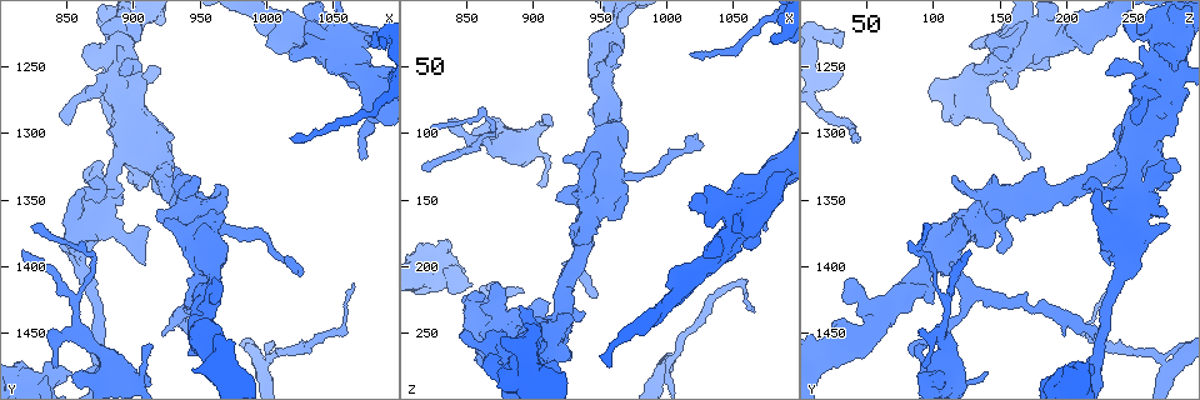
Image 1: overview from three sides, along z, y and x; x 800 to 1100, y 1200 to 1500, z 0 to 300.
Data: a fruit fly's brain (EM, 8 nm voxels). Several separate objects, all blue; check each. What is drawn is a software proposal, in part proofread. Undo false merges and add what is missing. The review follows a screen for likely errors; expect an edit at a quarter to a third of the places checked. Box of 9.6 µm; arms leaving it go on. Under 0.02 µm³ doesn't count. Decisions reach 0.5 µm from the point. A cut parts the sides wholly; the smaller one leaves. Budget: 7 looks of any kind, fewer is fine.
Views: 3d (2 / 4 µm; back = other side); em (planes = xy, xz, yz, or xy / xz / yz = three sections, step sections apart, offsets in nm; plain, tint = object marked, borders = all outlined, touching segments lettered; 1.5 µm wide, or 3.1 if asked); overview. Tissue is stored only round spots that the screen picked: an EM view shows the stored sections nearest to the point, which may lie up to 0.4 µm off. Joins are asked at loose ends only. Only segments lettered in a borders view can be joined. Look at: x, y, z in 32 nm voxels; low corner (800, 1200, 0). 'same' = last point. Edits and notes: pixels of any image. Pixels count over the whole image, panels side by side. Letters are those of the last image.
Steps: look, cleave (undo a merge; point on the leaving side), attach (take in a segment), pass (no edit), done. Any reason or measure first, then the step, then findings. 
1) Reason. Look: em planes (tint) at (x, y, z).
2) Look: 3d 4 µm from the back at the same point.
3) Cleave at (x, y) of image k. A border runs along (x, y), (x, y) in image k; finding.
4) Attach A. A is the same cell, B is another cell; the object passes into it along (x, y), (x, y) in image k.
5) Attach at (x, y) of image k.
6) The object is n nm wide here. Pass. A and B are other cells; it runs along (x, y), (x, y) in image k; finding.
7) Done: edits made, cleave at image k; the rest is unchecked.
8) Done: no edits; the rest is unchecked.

An open end. Look: em planes (borders) at (916, 1358, 148).

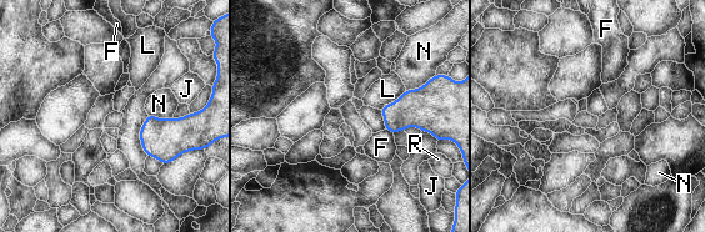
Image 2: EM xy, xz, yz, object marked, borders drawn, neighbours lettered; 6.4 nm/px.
Pass. F, J, L, N and R are other cells; a border runs along (405, 89), (380, 110) in image 2; none of them fits.

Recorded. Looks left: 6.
Sharp bend. Look: em planes (borders) at (866, 1386, 88).

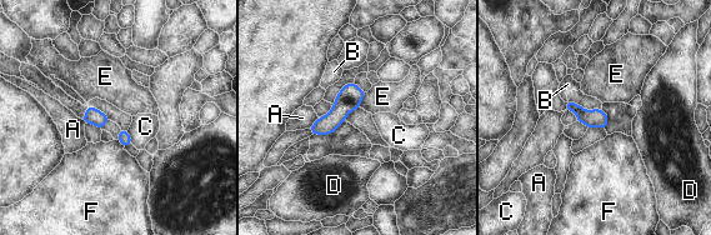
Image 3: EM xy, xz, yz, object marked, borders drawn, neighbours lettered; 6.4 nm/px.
Pass. A, B, C, D, E and F are other cells; a border runs along (365, 93), (359, 106) in image 3; one neuron here.

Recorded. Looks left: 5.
An open end. Look: em planes (borders) at (870, 1338, 214).

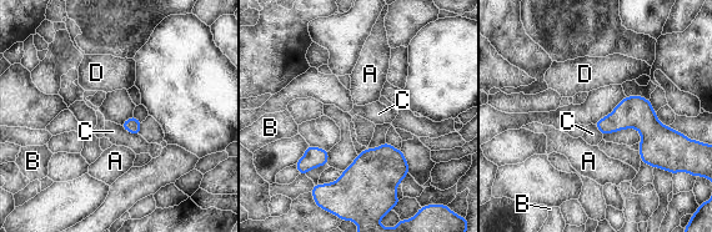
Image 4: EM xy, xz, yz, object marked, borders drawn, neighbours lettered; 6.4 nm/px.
The longest contact is with C, 140 nm. Pass. A, B, C and D are other cells; a border runs along (119, 125), (138, 135) in image 4; no lettered segment goes on from it.

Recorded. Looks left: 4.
Done: no edits; the rest is unchecked.

